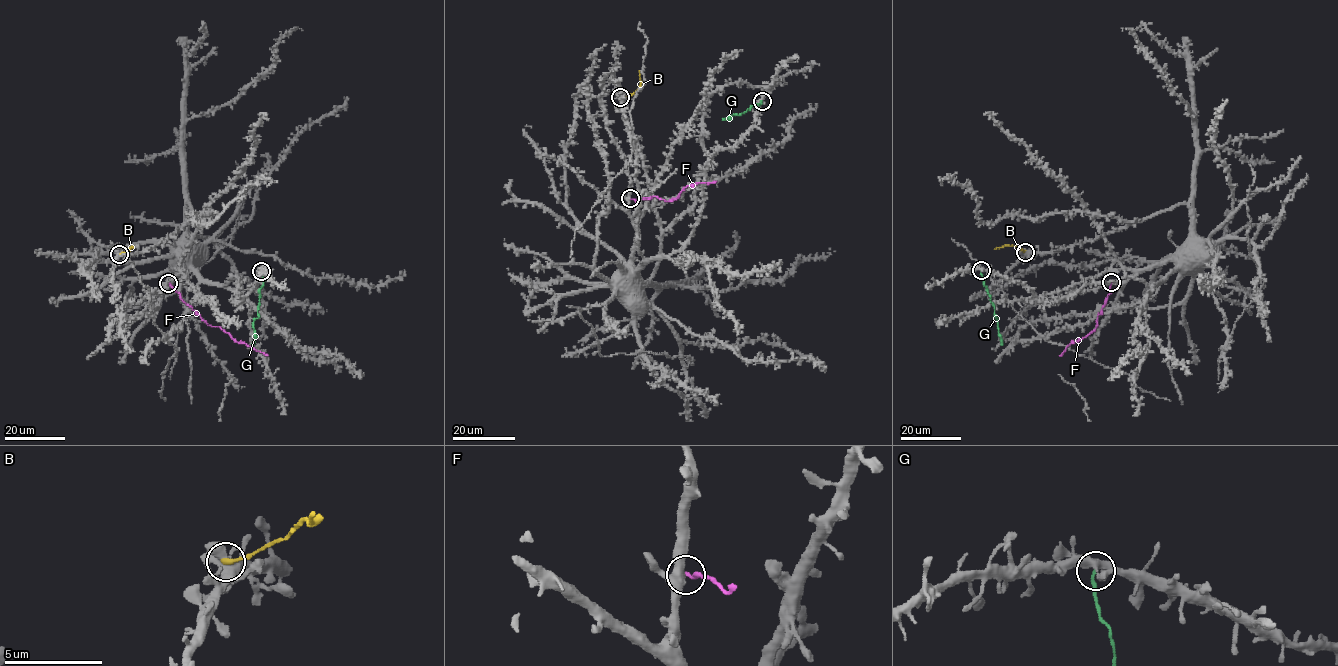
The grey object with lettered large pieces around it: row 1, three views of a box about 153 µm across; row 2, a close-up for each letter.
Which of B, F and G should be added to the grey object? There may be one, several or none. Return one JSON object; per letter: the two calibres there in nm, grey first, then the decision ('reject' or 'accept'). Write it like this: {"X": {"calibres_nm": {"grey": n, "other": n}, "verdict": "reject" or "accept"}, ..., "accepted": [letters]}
{"B": {"calibres_nm": {"grey": 440, "other": 200}, "verdict": "reject"}, "F": {"calibres_nm": {"grey": 420, "other": 160}, "verdict": "reject"}, "G": {"calibres_nm": {"grey": 360, "other": 160}, "verdict": "reject"}, "accepted": []}

